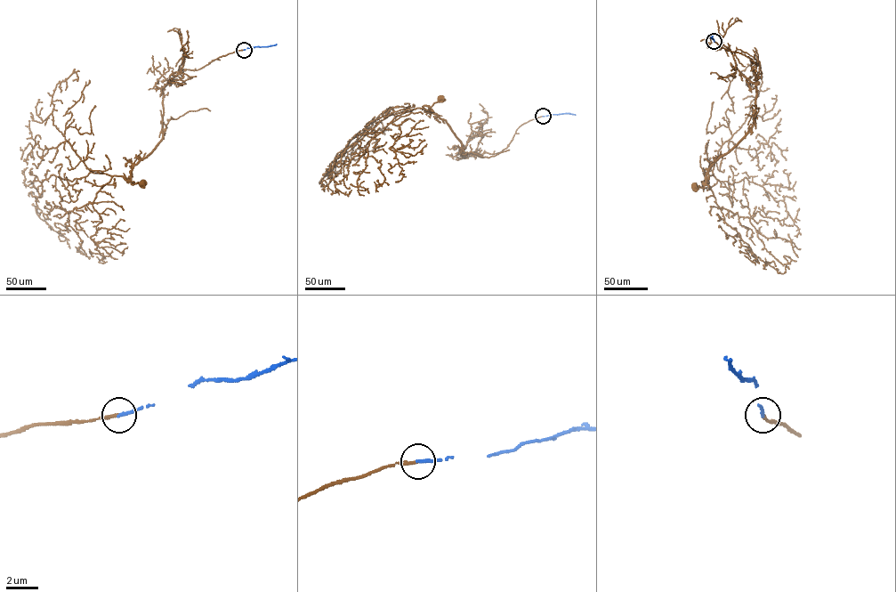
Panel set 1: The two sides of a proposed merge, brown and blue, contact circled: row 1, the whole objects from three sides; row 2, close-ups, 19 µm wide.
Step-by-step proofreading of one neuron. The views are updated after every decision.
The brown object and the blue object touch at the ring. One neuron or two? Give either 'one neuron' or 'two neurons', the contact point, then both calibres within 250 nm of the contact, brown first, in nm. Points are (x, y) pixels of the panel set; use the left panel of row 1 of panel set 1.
one neuron; at (244, 50); 190 nm thick on the brown side, 200 nm on the other

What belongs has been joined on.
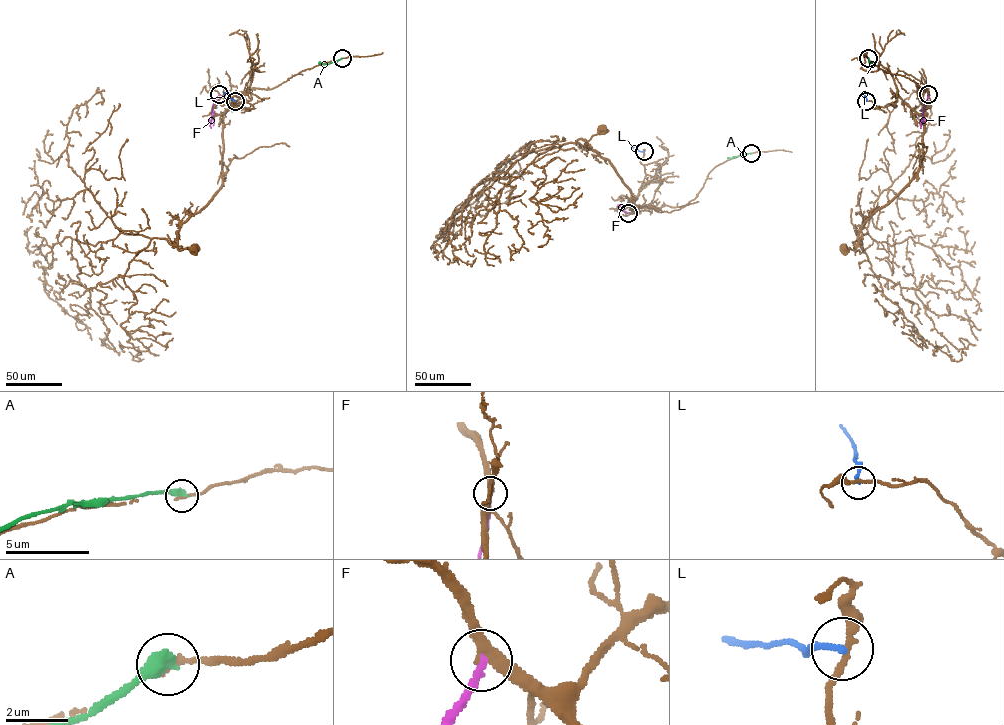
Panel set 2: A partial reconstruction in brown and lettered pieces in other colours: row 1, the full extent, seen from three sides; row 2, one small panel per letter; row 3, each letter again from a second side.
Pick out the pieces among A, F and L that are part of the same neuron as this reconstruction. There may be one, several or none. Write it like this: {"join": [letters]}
{"join": []}

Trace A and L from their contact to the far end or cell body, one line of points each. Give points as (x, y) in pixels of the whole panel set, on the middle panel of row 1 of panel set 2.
A: (751, 153), (727, 157)
L: (644, 151), (632, 147)

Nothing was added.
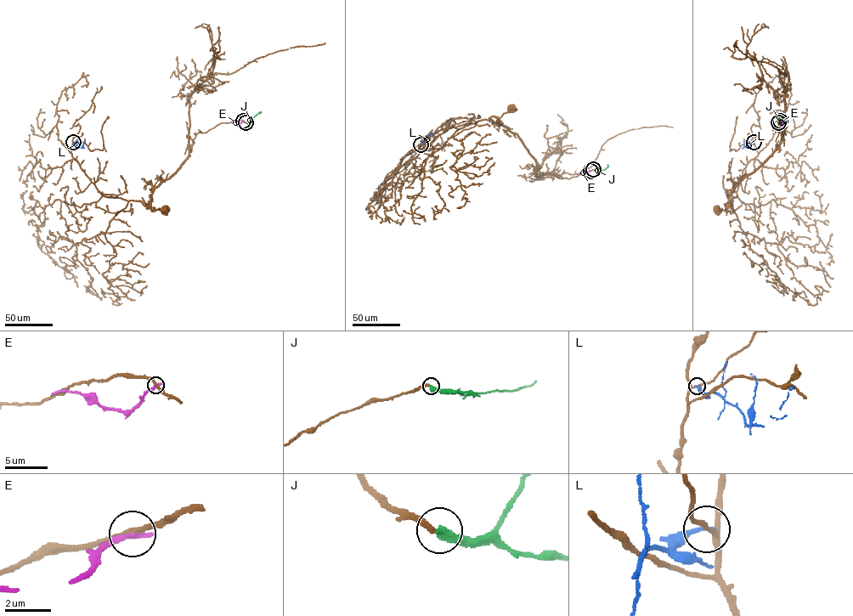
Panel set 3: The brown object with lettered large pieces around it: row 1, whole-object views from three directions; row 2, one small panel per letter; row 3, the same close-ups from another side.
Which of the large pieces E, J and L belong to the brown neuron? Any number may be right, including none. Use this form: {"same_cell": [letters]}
{"same_cell": ["J"]}

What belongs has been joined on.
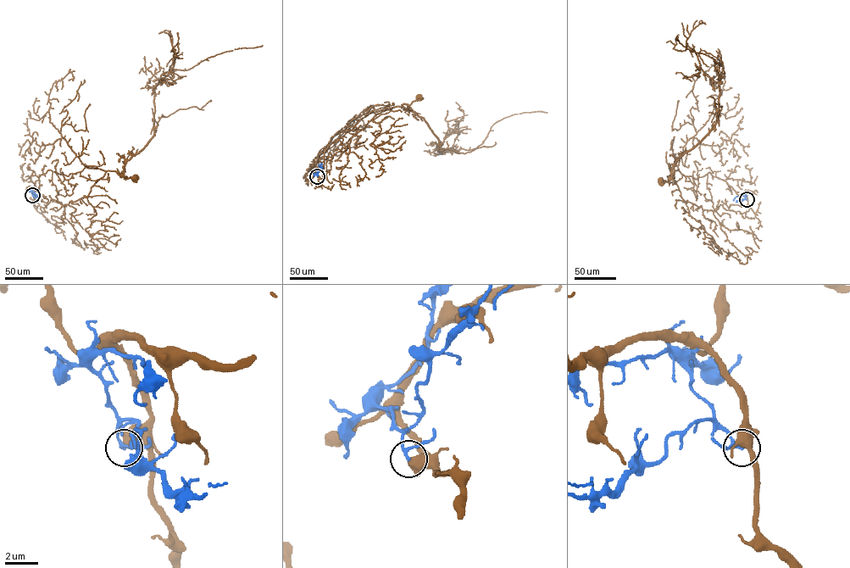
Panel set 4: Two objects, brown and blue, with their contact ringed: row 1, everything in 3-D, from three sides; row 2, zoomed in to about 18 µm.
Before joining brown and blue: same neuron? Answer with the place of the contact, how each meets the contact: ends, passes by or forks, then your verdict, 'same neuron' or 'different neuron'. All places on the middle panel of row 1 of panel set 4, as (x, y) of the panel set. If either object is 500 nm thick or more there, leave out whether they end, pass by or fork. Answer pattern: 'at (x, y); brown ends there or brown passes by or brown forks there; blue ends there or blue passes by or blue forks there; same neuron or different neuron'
at (317, 176); different neuron

